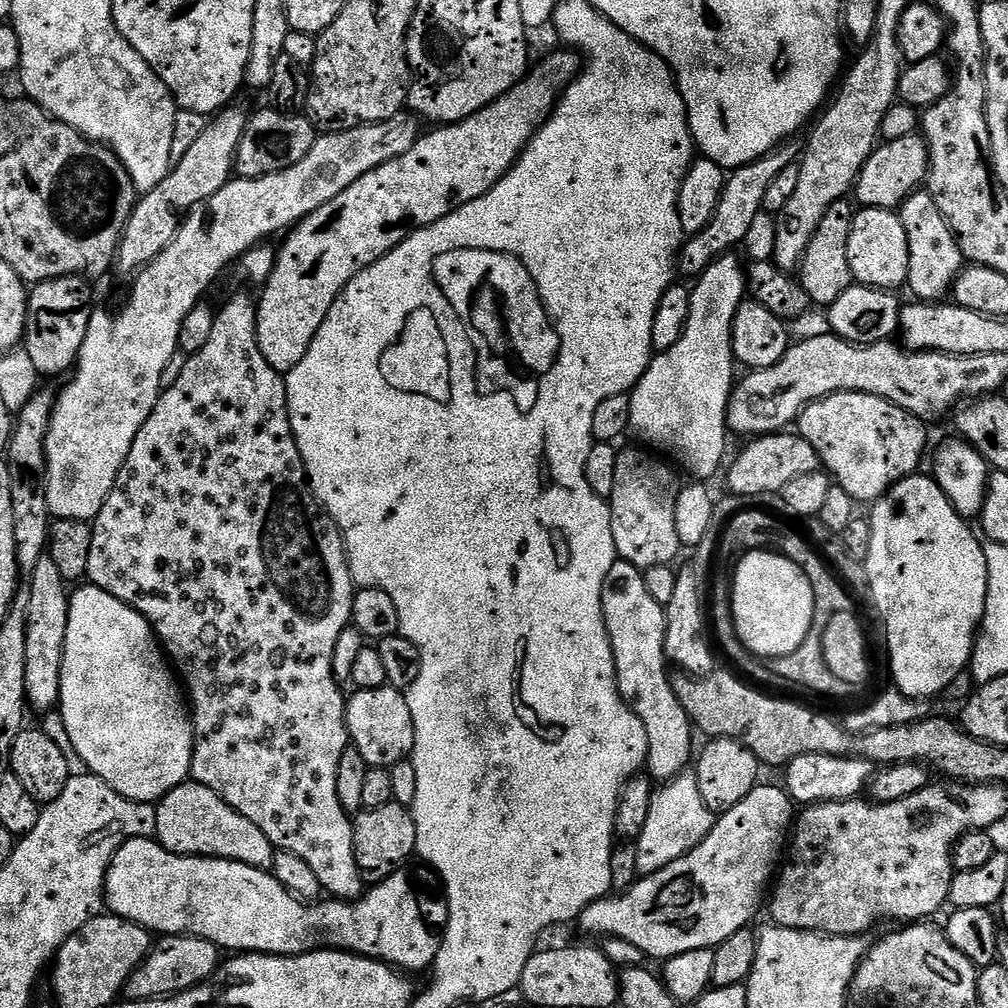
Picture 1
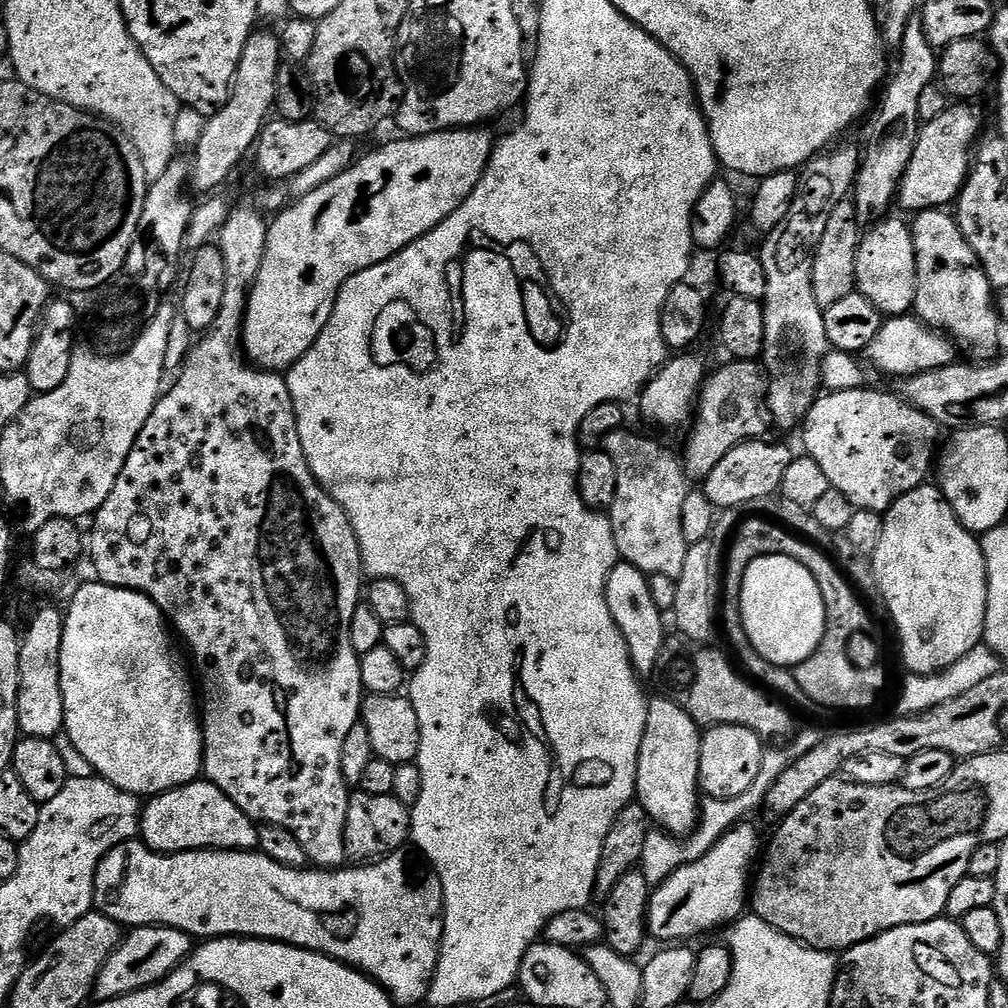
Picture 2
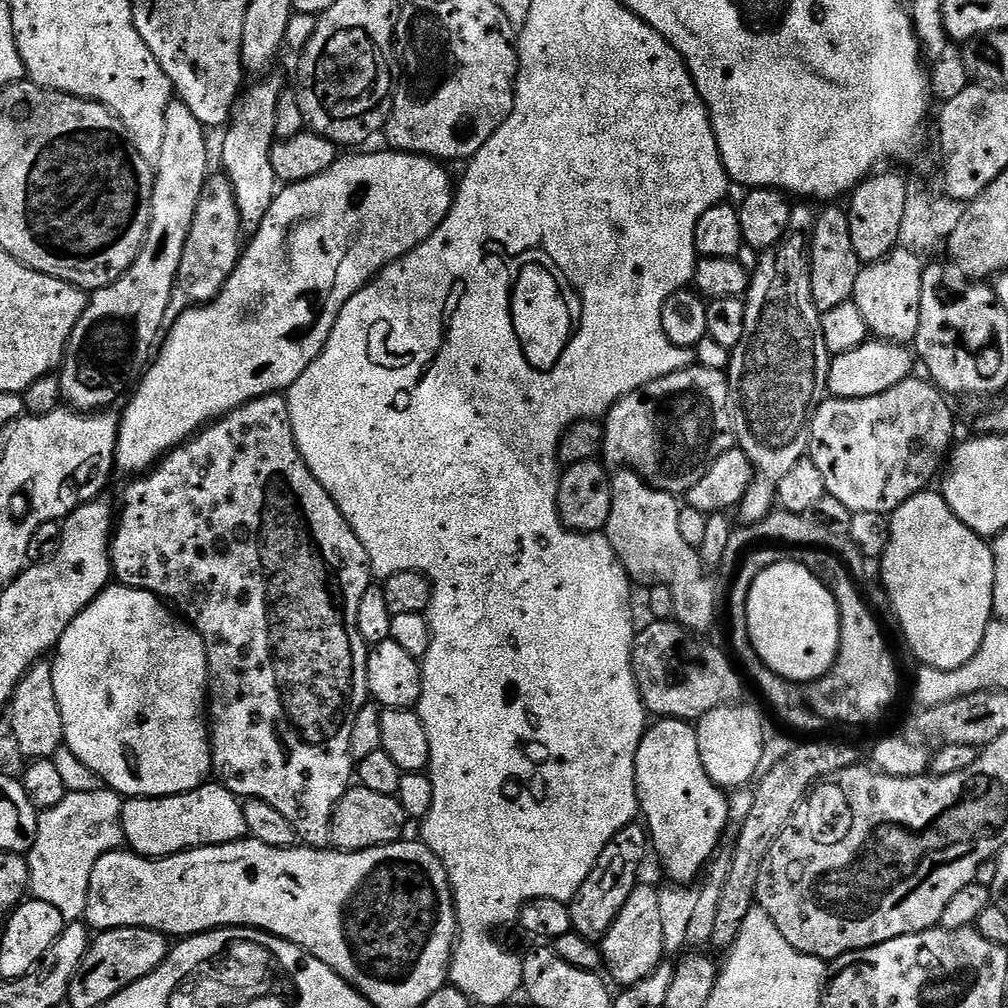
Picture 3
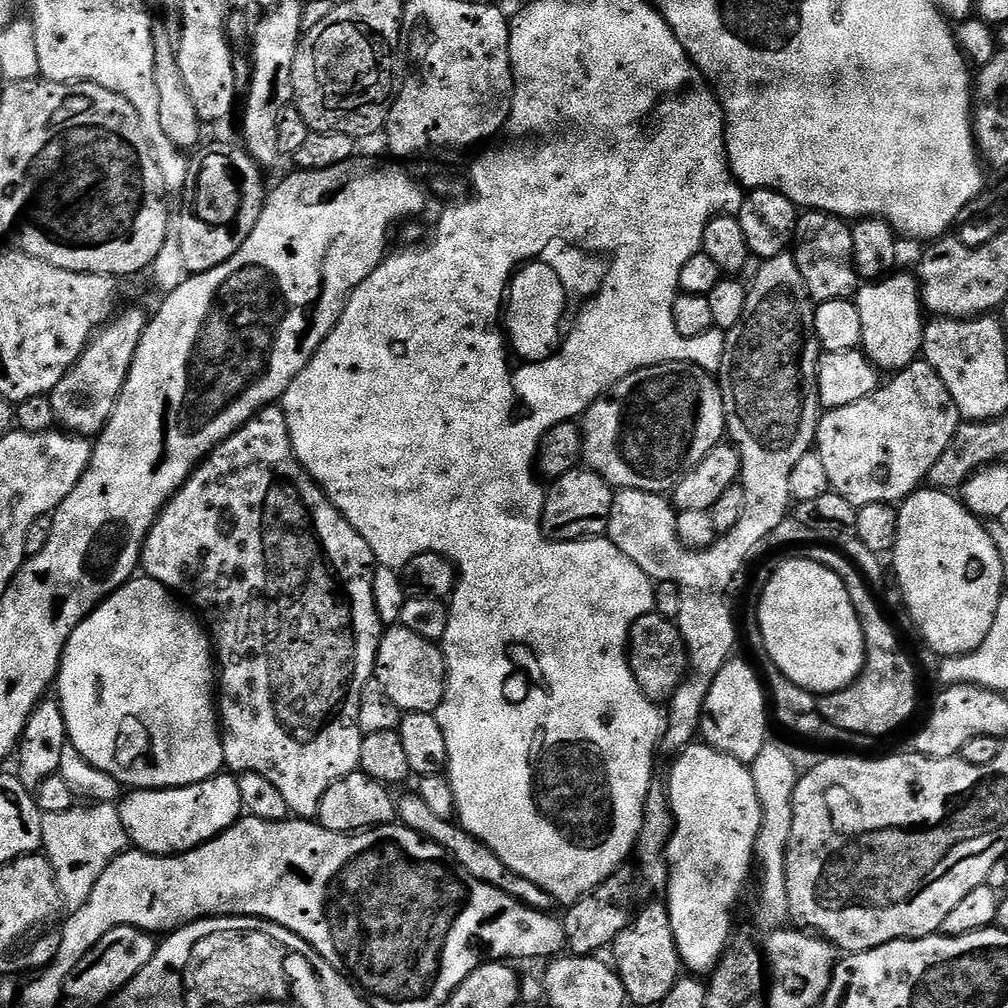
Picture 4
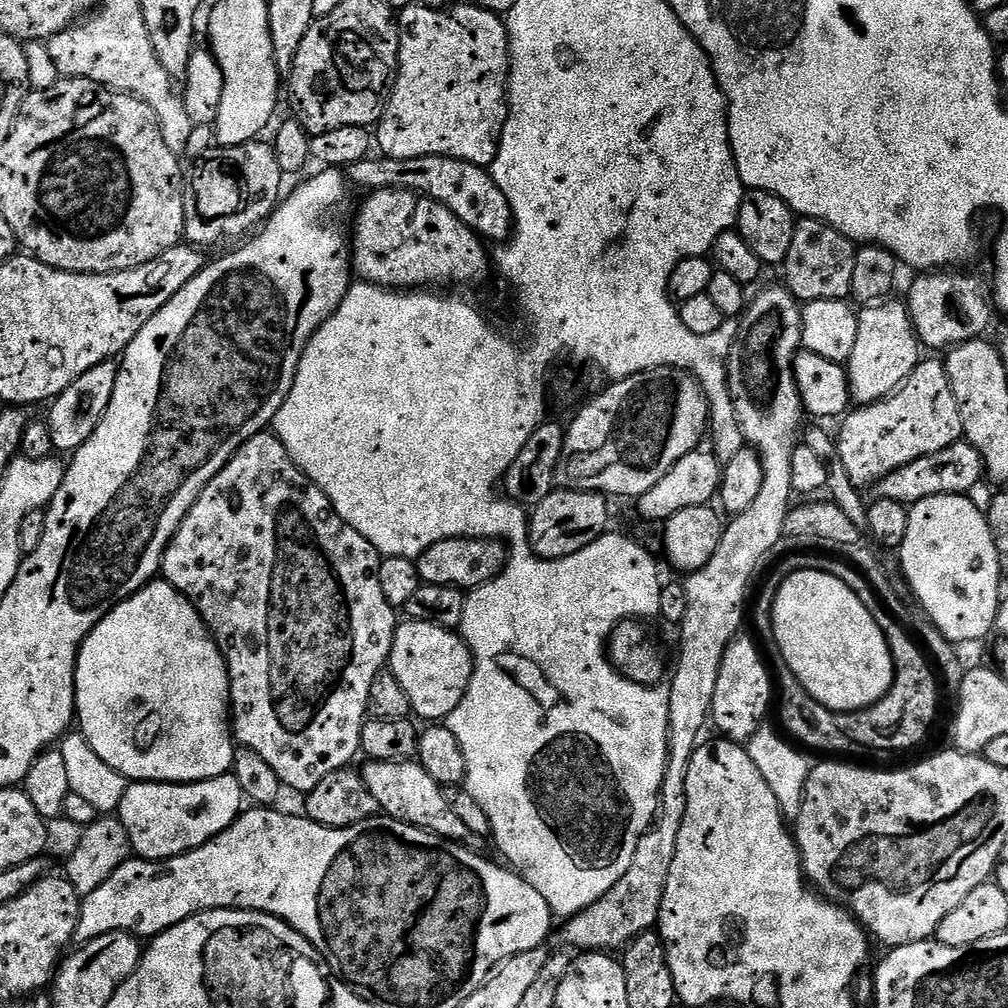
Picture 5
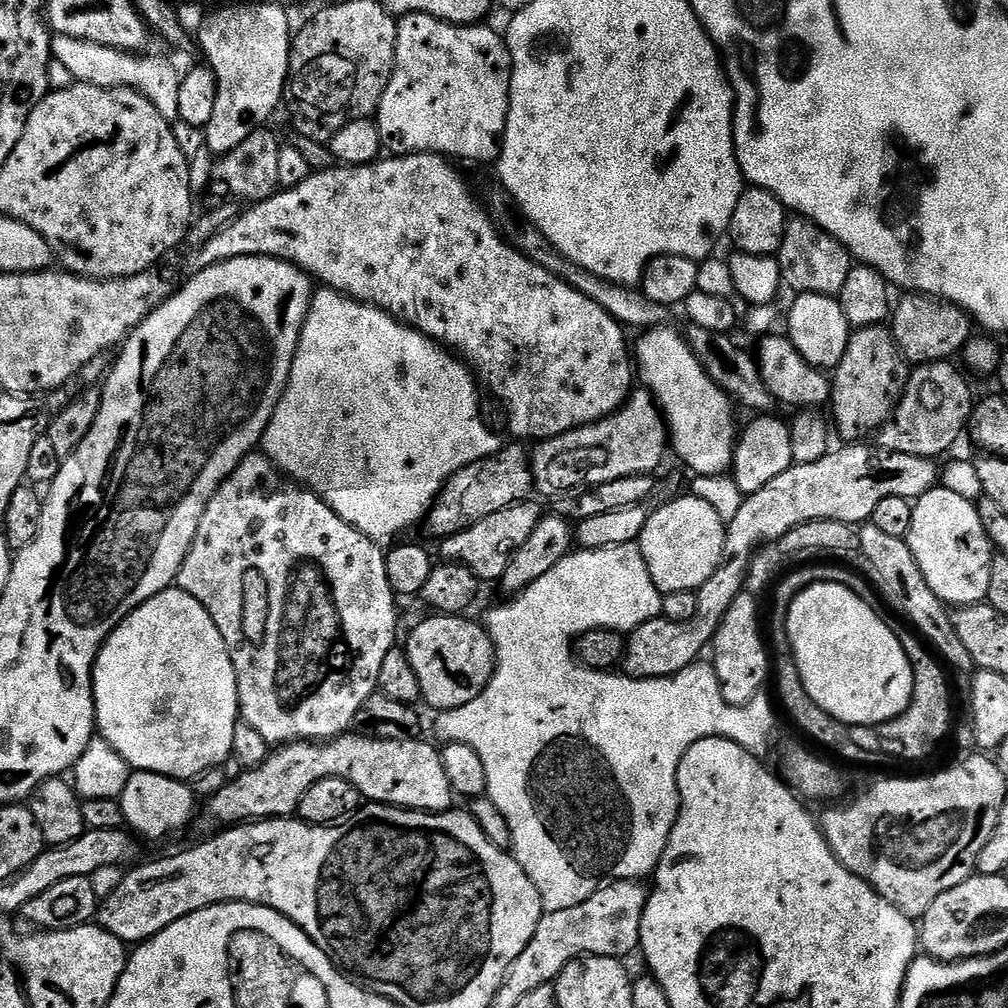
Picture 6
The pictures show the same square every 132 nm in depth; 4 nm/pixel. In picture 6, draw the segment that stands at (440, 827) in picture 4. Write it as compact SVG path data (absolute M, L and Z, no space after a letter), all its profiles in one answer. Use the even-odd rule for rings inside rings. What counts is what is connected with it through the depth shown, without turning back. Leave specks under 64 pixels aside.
M345 734L334 740L313 742L311 740L294 740L291 744L279 745L269 751L268 757L256 768L241 771L237 780L220 788L208 800L204 816L216 826L235 826L257 820L273 818L292 818L297 815L300 799L314 782L322 778L342 778L357 788L365 801L377 804L390 804L394 808L410 808L413 812L447 812L453 807L454 793L446 770L442 770L442 758L437 745L423 744L423 739L410 740L372 740L369 736Z

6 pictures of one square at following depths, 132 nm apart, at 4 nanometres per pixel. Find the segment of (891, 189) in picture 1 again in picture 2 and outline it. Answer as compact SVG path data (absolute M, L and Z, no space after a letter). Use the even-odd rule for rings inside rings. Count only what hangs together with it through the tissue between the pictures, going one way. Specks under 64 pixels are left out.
M960 102L949 106L942 114L938 114L938 118L927 121L921 127L910 158L910 166L906 166L898 193L899 207L901 204L906 211L912 212L911 214L940 210L951 205L968 181L974 145L981 132L979 114L966 105L967 103Z

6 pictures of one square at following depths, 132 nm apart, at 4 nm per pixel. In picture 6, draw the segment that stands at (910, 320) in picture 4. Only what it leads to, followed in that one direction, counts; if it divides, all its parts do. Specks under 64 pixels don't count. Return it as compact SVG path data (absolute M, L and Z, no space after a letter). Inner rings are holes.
M877 326L874 328L858 328L855 329L848 337L848 345L846 346L846 354L842 358L842 362L838 365L834 370L834 375L831 377L832 381L832 398L830 401L830 409L832 408L832 412L830 411L831 419L834 421L835 431L838 433L840 431L841 441L844 442L860 442L865 438L864 436L868 436L875 433L877 430L884 427L884 423L892 418L893 412L896 410L897 404L900 402L900 397L904 394L904 388L908 385L908 378L910 375L910 365L907 360L905 360L903 354L900 352L900 347L896 345L896 340L893 338L891 331L887 327Z

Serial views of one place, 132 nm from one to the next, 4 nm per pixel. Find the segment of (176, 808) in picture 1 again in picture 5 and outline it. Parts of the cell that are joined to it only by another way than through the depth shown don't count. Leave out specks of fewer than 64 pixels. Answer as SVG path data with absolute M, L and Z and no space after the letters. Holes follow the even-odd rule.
M234 775L219 776L209 780L196 780L193 784L165 784L155 780L129 783L120 803L118 819L132 843L132 851L141 860L168 860L183 852L194 850L210 842L218 834L227 830L241 812L245 811L246 797L238 778Z

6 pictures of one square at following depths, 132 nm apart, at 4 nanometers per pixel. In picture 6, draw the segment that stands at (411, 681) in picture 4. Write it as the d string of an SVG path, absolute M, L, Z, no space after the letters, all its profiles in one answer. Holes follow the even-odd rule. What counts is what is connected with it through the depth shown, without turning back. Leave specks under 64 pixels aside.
M432 614L429 617L409 634L406 643L410 666L414 666L414 674L418 674L423 703L435 710L466 706L466 702L474 702L474 698L482 694L497 667L494 641L483 627L480 629L474 621L464 620L468 618L463 615Z

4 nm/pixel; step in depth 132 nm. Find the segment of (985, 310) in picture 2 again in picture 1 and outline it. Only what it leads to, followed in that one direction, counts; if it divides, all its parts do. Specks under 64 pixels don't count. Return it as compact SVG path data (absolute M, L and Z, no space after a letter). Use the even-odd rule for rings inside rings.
M917 190L910 199L901 204L898 215L908 235L910 246L910 270L908 271L907 287L917 301L940 302L951 293L952 286L960 277L966 261L958 246L952 228L942 218L934 198L926 190Z

